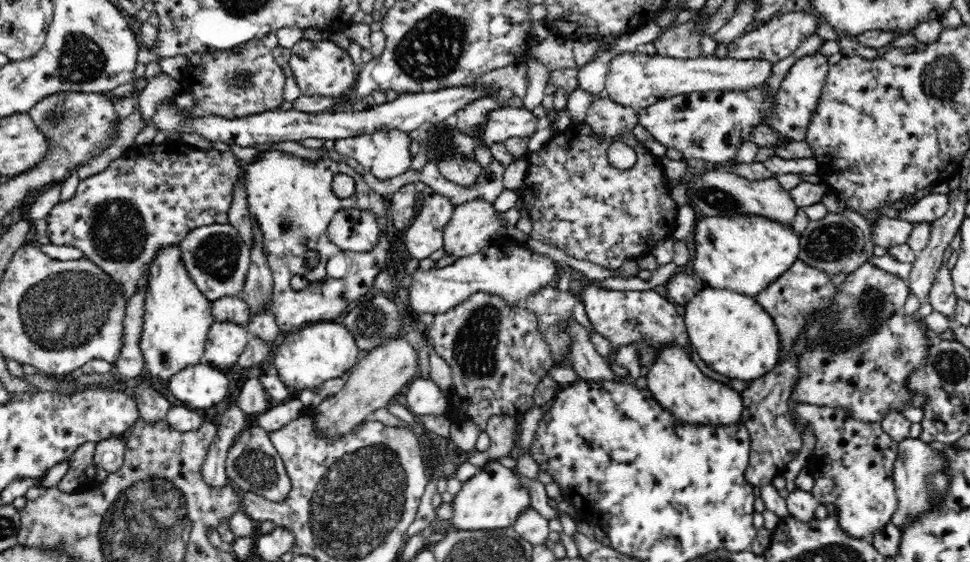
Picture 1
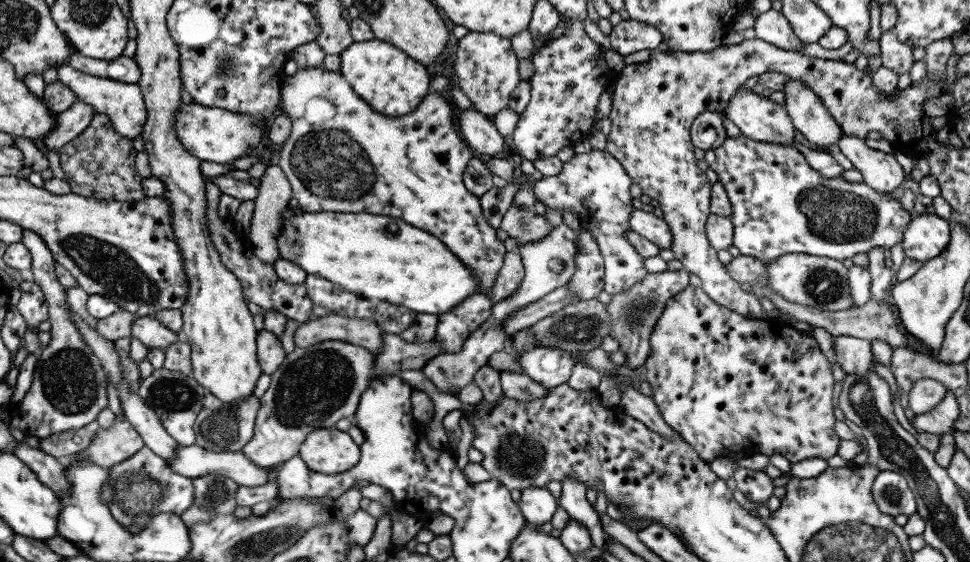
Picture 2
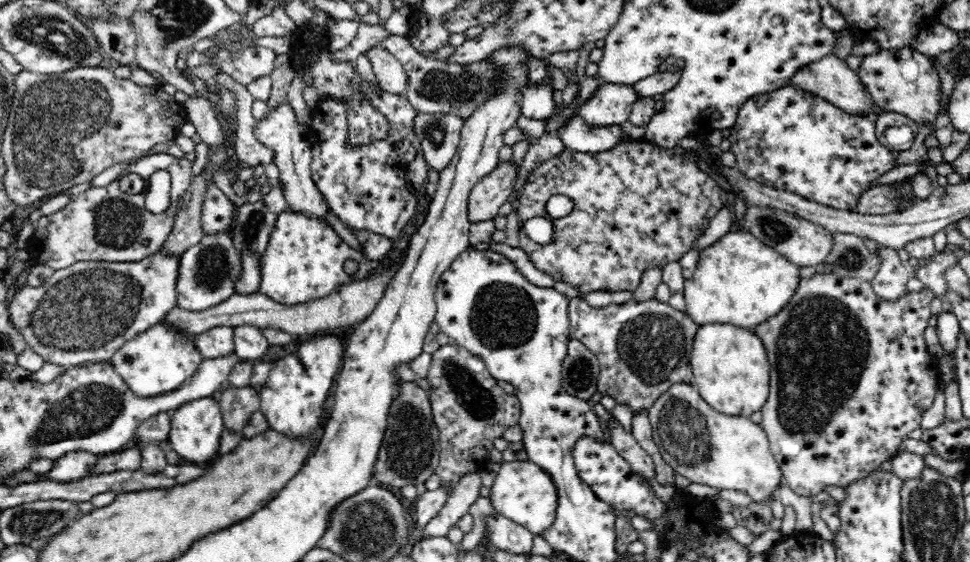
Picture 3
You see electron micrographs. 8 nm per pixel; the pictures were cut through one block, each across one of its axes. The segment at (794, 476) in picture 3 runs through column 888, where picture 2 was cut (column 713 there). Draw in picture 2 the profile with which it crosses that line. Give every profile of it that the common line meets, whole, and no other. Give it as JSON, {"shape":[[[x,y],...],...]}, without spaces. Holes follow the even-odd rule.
{"shape":[[[688,285],[667,300],[667,304],[649,336],[649,347],[650,352],[644,360],[646,370],[644,378],[653,393],[651,400],[661,418],[698,454],[702,461],[710,463],[714,458],[733,458],[730,455],[730,446],[732,444],[739,446],[739,443],[743,449],[753,450],[752,453],[764,454],[767,457],[772,454],[780,454],[790,463],[811,458],[827,460],[836,455],[839,437],[835,435],[836,432],[832,427],[836,419],[833,416],[833,406],[831,405],[831,398],[833,398],[831,389],[834,380],[831,376],[830,363],[820,352],[811,332],[793,328],[790,322],[771,316],[763,317],[763,319],[747,319],[730,309],[717,305],[701,291],[701,287]]]}

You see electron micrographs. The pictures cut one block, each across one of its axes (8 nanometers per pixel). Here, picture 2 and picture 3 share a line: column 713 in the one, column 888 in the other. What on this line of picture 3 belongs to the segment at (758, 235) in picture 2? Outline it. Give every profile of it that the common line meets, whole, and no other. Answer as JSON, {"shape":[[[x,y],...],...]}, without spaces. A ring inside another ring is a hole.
{"shape":[[[788,83],[782,88],[750,97],[742,103],[734,126],[729,128],[727,139],[730,141],[729,150],[736,157],[735,166],[750,180],[836,210],[856,212],[860,196],[878,178],[899,166],[900,151],[887,148],[878,140],[876,120],[878,113],[875,110],[864,115],[853,115],[821,96]]]}

